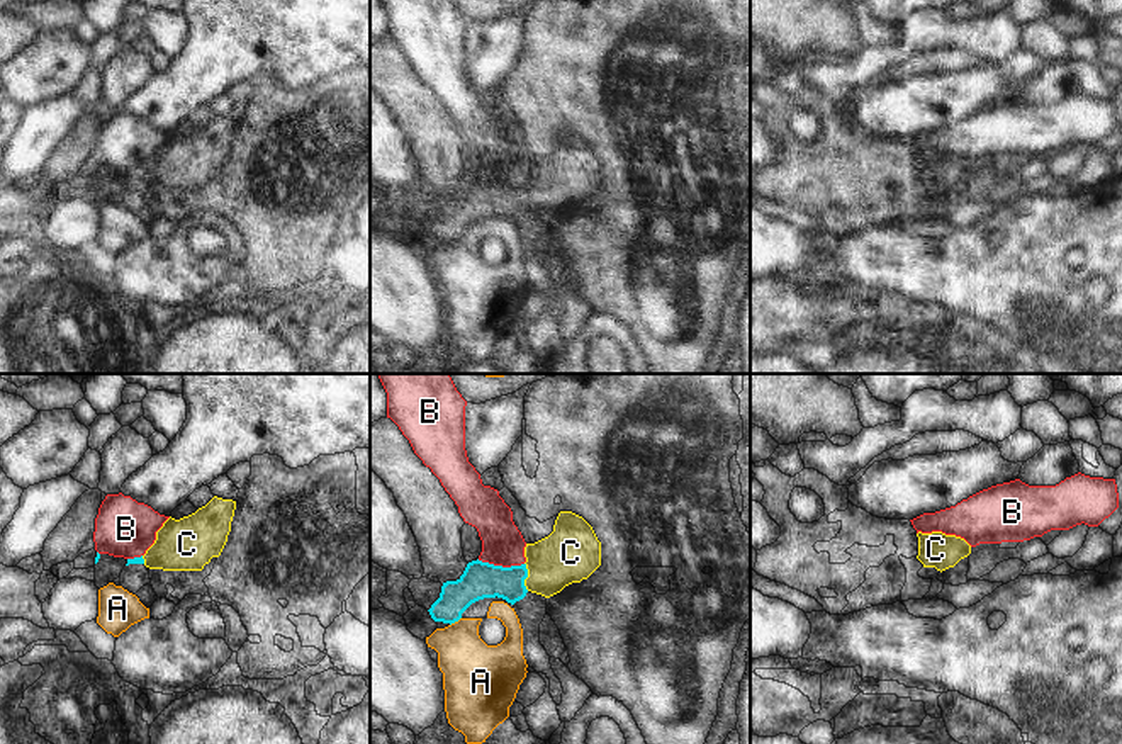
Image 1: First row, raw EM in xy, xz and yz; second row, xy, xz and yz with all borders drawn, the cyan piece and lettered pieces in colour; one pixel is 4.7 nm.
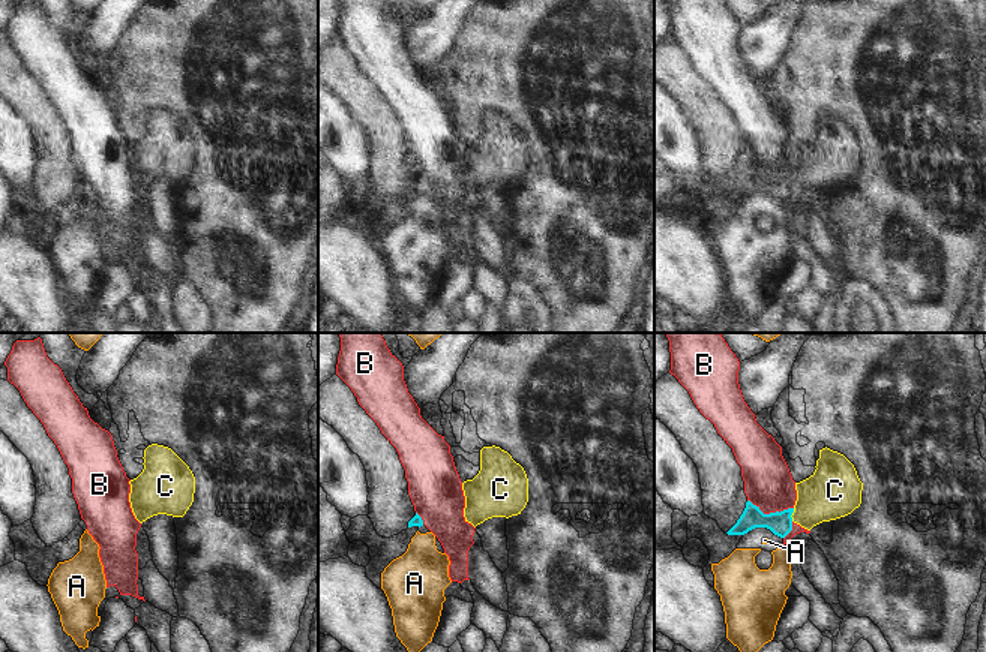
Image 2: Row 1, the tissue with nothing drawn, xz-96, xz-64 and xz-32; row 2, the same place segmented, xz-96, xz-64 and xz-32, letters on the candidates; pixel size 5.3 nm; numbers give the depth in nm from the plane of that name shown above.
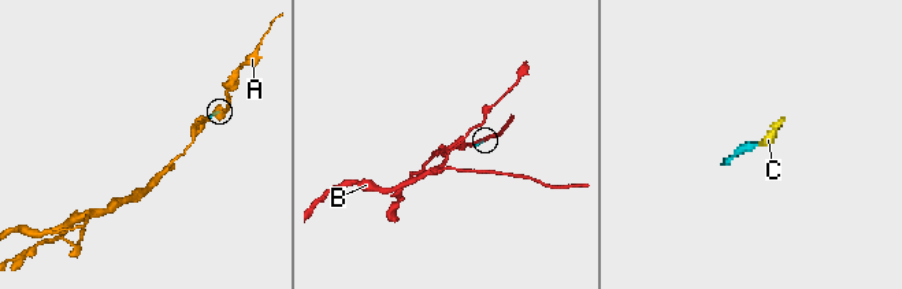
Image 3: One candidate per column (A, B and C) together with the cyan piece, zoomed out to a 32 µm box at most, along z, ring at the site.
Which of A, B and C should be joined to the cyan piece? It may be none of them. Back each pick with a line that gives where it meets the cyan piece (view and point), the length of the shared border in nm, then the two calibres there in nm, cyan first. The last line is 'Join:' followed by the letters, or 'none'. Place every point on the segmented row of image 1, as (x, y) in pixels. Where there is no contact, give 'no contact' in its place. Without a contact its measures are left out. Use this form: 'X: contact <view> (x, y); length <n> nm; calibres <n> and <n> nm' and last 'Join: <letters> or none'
C: contact xz (527, 576); length 140 nm; calibres 180 and 280 nm
Join: C

